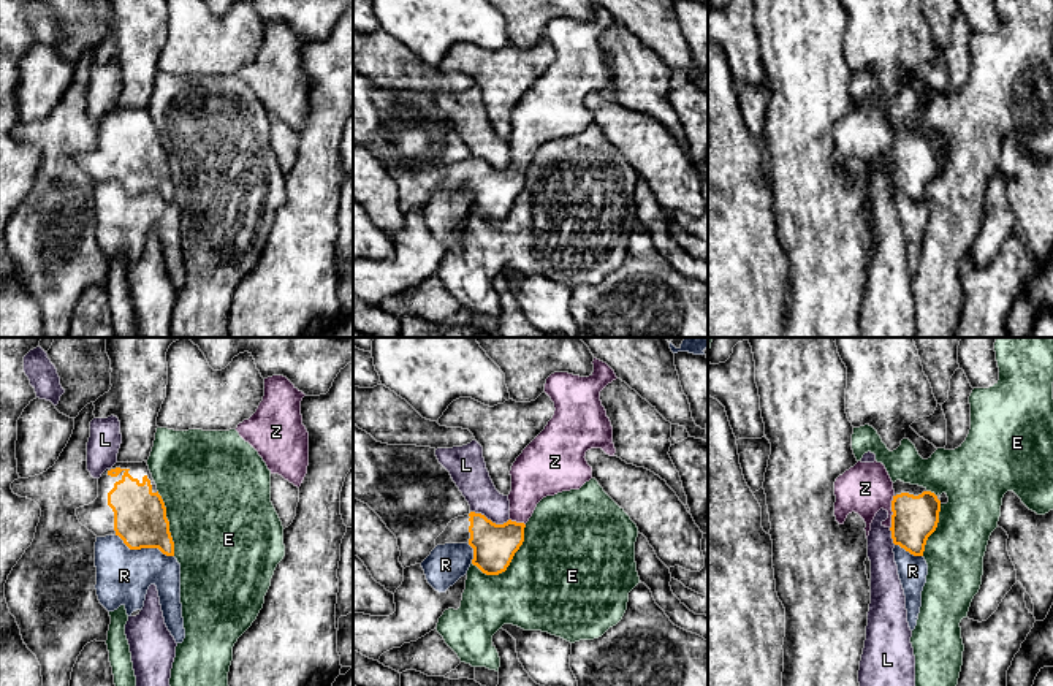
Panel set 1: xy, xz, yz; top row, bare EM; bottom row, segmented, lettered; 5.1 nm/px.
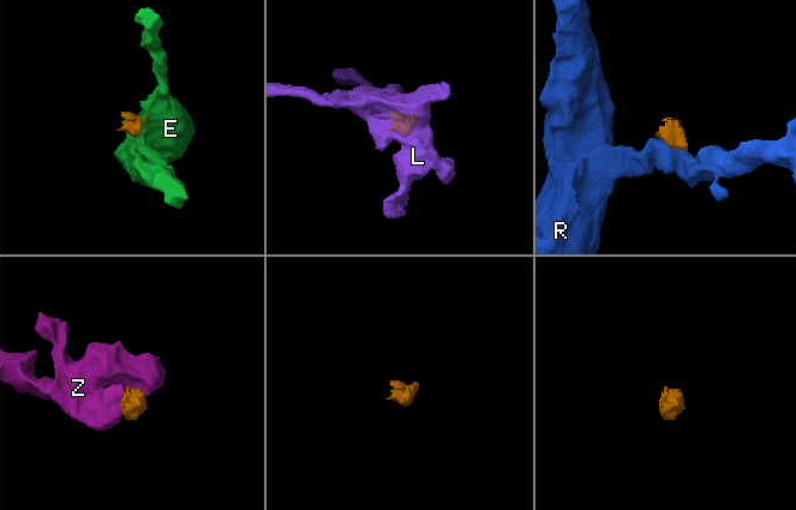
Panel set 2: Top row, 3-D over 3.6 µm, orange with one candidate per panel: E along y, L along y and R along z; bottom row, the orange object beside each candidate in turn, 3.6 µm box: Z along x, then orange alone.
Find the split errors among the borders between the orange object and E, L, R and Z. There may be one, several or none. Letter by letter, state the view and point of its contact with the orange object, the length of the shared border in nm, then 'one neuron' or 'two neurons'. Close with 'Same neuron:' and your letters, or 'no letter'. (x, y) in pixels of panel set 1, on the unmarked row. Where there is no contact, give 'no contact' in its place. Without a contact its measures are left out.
E: xz (509, 209) | 340 nm | two neurons
L: xz (490, 165) | 200 nm | two neurons
R: xy (144, 192) | 320 nm | two neurons
Z: yz (892, 156) | 180 nm | one neuron
Same neuron: Z

